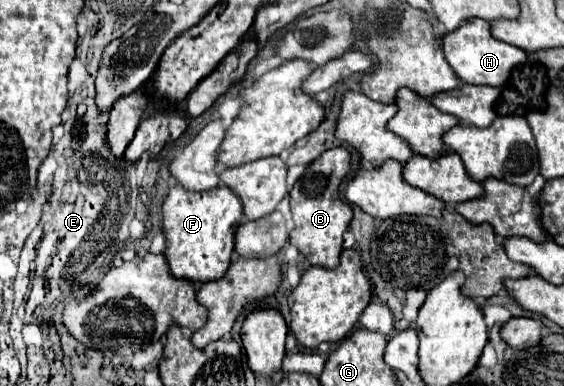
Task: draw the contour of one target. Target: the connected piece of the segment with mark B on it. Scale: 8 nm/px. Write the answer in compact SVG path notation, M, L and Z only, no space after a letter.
M334 147L322 153L314 163L310 163L304 175L294 183L290 191L290 207L294 217L294 229L290 231L290 241L298 247L302 255L312 265L334 269L342 253L342 233L352 221L352 207L340 199L340 185L350 169L350 151L344 147Z

